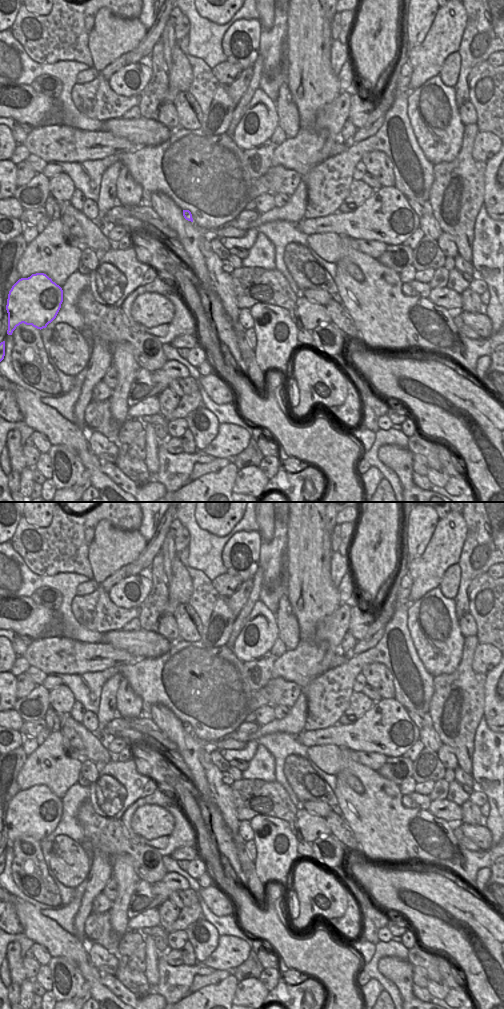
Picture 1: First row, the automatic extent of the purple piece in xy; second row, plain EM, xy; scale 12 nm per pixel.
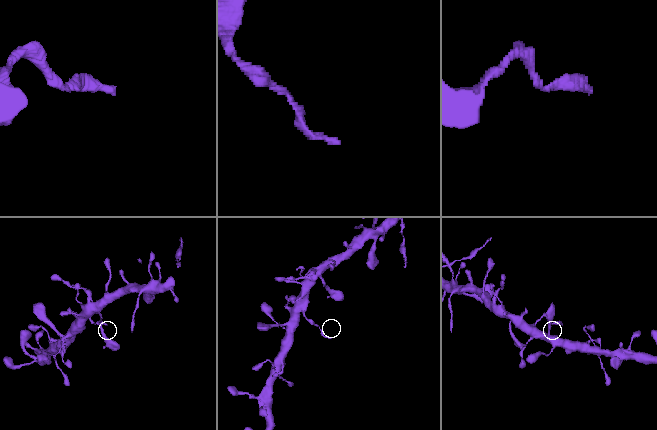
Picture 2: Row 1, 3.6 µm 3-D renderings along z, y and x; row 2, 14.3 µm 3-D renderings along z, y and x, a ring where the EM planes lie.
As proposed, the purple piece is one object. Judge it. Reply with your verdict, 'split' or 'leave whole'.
leave whole

